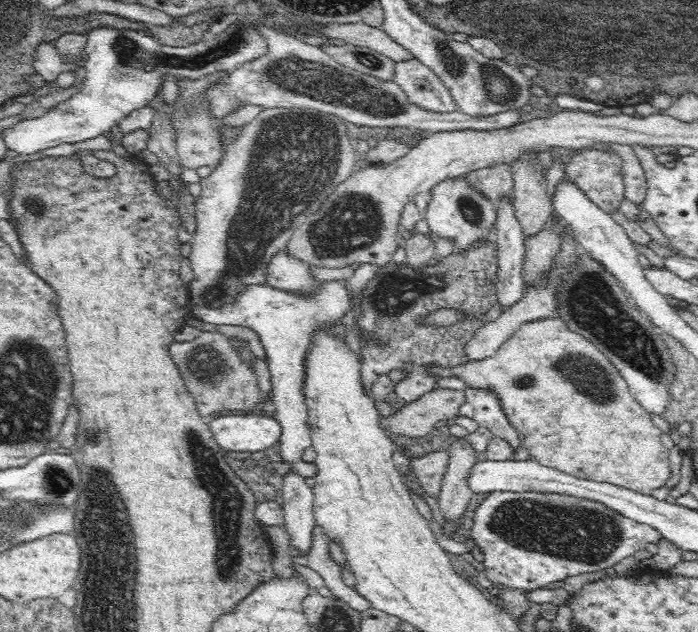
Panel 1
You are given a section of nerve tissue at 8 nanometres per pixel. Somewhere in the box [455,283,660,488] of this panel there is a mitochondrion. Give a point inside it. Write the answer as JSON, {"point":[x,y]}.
{"point":[590,380]}

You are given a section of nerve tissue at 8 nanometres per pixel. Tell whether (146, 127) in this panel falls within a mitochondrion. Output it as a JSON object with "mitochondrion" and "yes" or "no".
{"mitochondrion":"no"}

